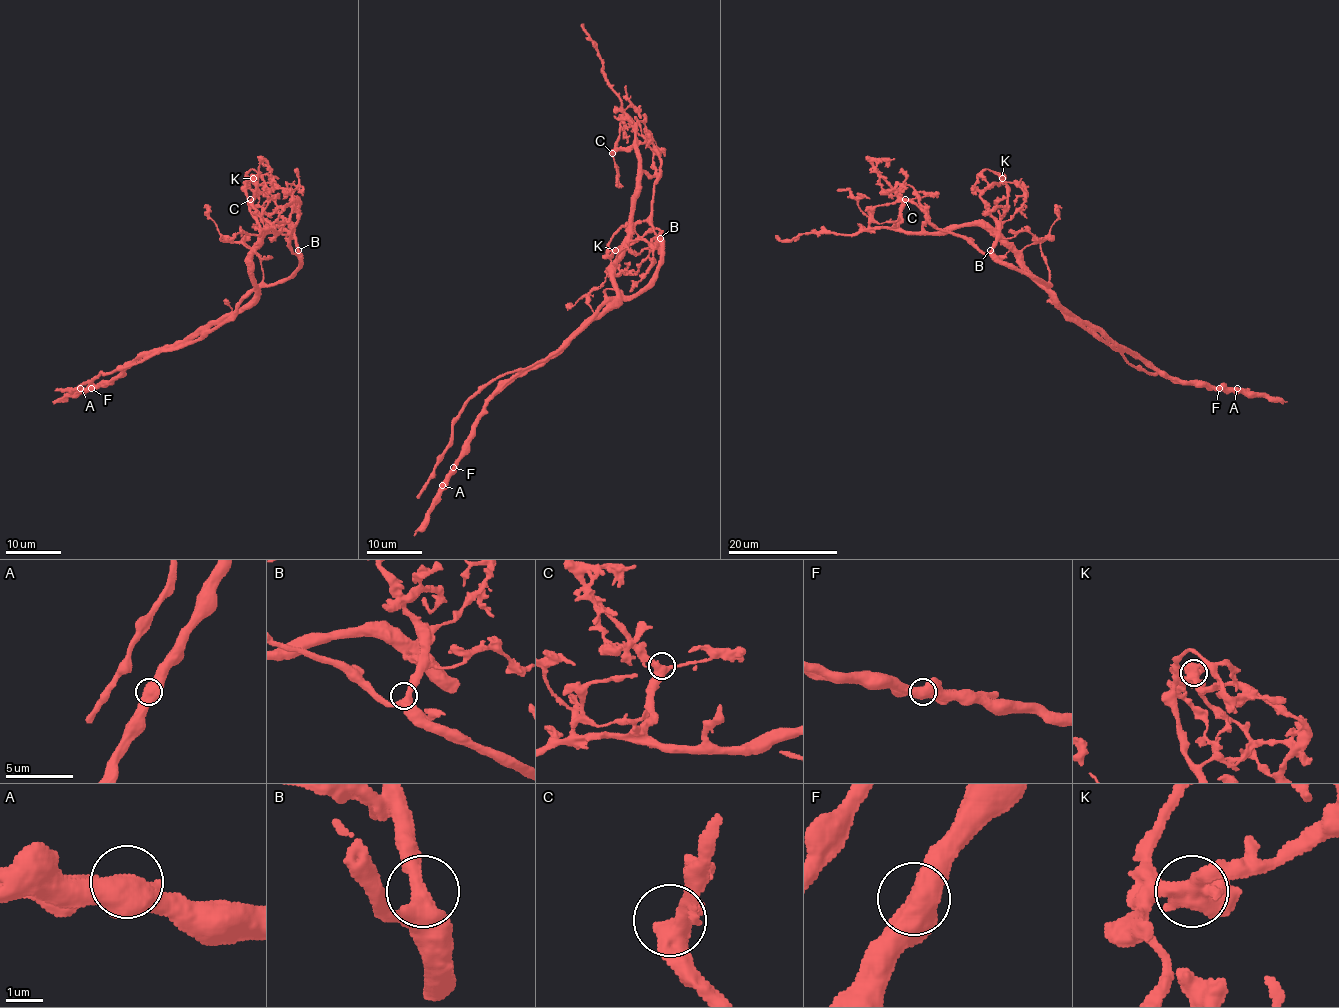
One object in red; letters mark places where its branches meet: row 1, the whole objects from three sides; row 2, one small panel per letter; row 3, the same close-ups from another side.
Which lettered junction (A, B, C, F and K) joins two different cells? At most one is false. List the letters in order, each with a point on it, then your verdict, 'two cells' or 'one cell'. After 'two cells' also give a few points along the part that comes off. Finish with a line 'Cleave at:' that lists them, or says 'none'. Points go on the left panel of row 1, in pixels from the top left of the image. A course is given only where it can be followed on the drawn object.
A: (80, 388) | one cell
B: (298, 250) | one cell
C: (250, 199) | one cell
F: (91, 388) | one cell
K: (253, 178) | two cells | (253, 178), (276, 184), (298, 202), (290, 220), (298, 266), (256, 287), (195, 340), (56, 391)
Cleave at: K

